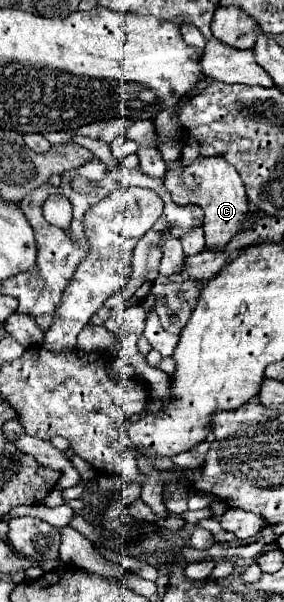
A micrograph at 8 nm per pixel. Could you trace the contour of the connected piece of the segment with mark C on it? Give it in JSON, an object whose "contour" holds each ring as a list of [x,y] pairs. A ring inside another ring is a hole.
{"contour":[[[200,157],[190,167],[176,165],[168,169],[164,185],[170,191],[176,205],[198,205],[204,209],[206,219],[202,229],[206,237],[206,247],[210,251],[224,251],[232,237],[248,227],[250,207],[242,179],[238,177],[238,173],[234,173],[234,169],[230,169],[230,165],[226,165],[226,161],[222,161],[222,157],[208,157],[206,161],[202,161]]]}

